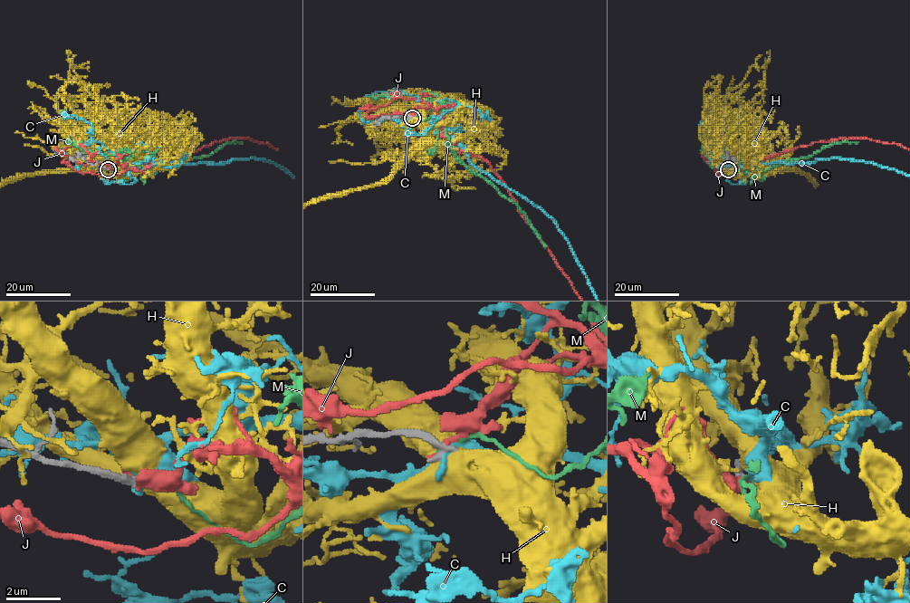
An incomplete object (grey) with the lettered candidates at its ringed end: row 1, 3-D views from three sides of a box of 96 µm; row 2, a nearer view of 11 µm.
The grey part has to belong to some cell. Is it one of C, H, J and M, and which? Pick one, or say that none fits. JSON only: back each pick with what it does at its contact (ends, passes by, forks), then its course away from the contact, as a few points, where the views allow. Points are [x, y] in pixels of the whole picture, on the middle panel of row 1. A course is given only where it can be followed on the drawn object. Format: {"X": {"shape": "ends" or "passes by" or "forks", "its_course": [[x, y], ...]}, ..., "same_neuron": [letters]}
{"same_neuron": []}

